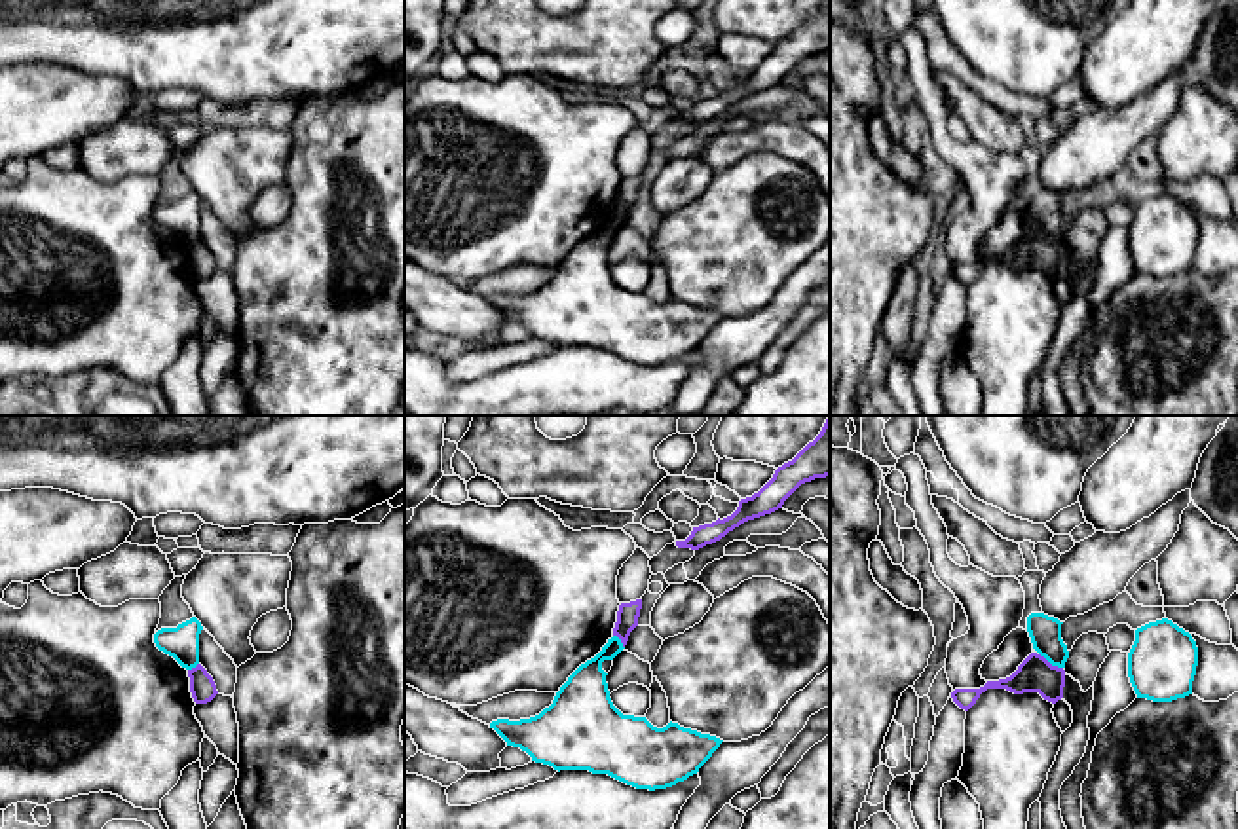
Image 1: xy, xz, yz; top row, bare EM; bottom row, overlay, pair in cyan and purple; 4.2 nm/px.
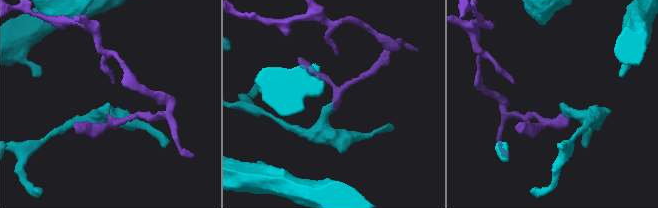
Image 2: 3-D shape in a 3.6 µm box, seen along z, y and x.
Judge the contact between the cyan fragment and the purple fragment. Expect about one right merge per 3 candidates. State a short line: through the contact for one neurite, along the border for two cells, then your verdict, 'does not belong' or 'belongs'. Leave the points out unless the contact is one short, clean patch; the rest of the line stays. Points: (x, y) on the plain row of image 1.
line yz (1039, 228), (1062, 243); does not belong

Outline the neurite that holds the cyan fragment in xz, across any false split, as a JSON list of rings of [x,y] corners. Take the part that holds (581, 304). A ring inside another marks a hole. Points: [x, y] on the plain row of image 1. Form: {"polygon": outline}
{"polygon": [[[617,211],[581,239],[539,290],[490,298],[507,321],[554,345],[608,349],[636,364],[666,364],[697,349],[723,315],[668,298],[653,302],[646,292],[623,290],[611,277],[604,235],[623,218]]]}

